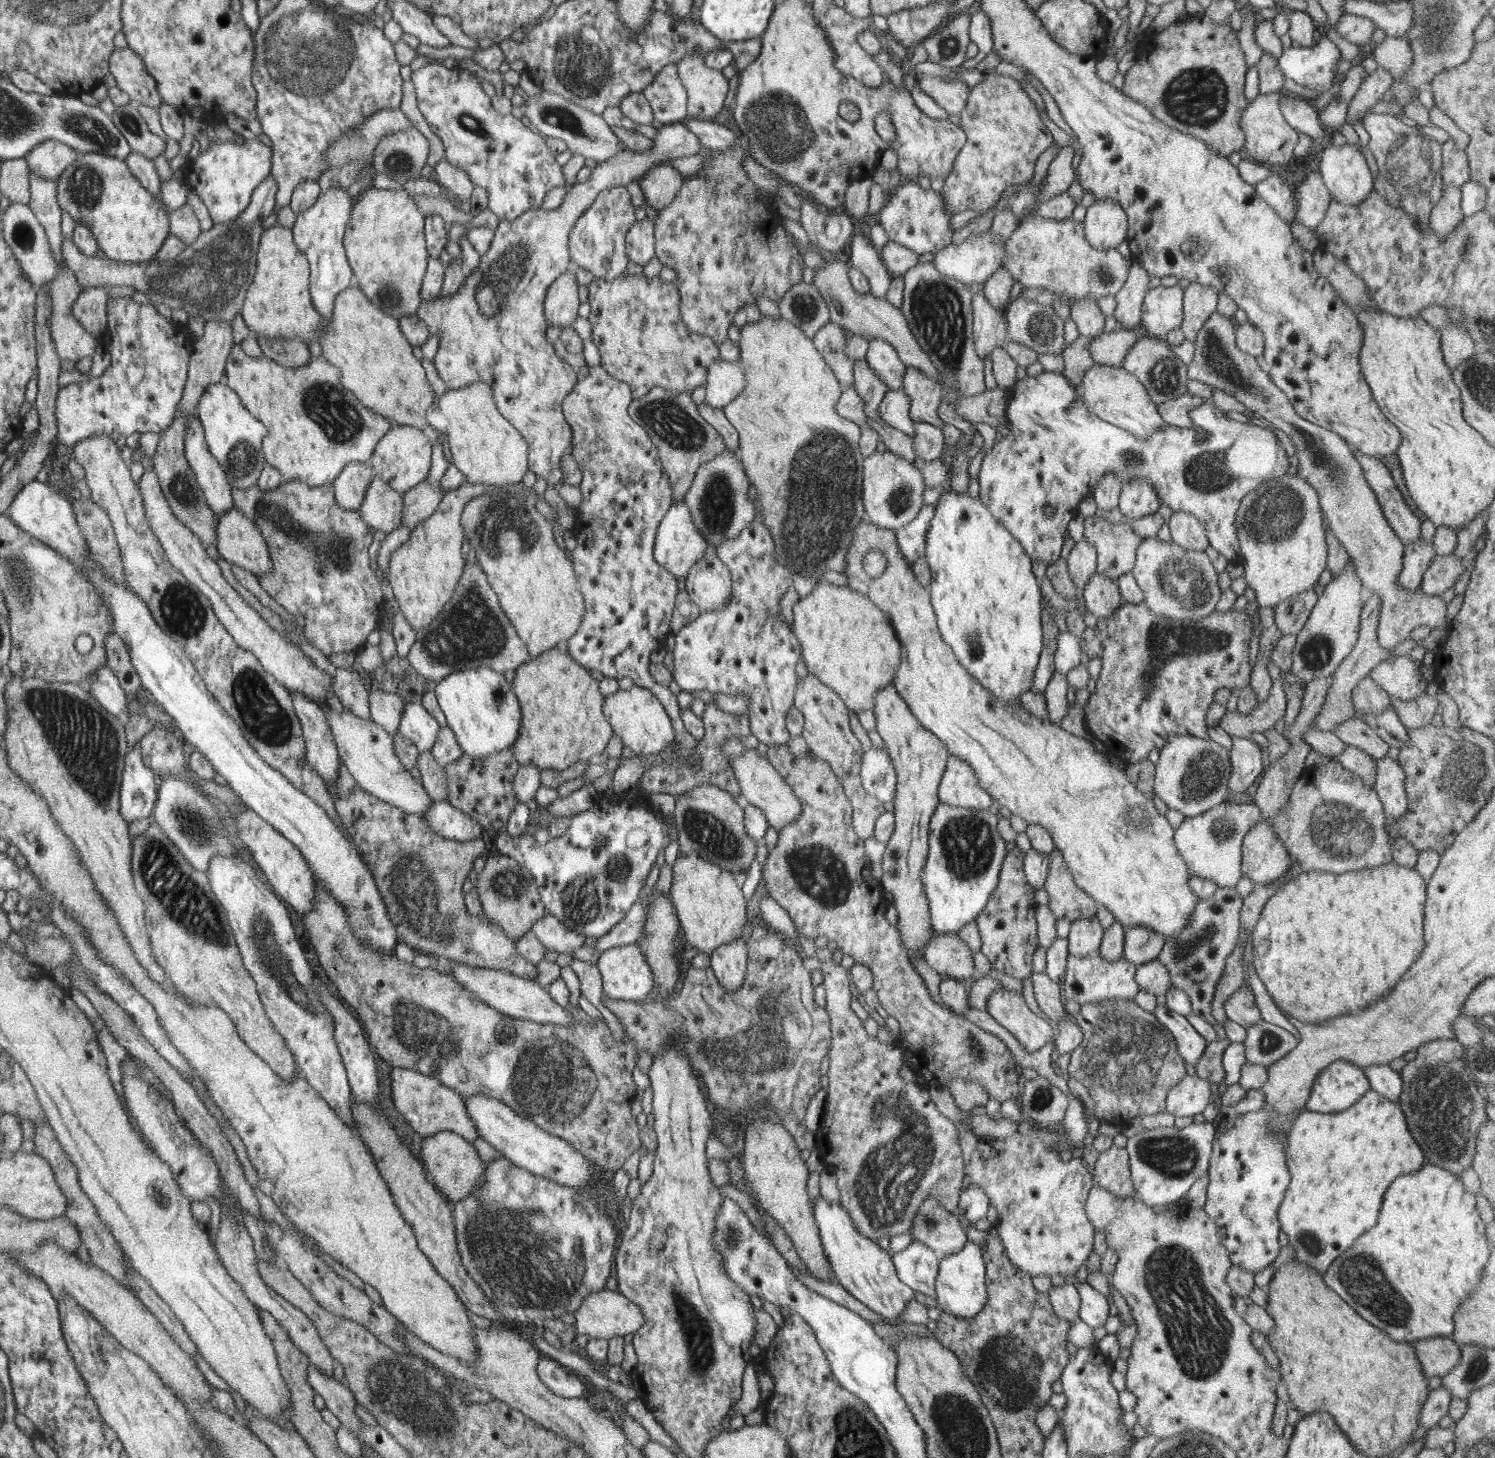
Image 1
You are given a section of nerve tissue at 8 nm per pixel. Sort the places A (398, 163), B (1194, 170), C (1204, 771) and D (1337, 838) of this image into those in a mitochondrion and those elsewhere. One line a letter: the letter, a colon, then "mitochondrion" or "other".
A: mitochondrion
B: other
C: mitochondrion
D: mitochondrion

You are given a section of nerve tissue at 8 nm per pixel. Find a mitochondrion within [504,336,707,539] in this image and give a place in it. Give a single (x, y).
(594, 426)

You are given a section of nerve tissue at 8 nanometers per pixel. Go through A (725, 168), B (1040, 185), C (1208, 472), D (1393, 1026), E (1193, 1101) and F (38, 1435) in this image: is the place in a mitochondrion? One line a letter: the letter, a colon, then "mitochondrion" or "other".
A: mitochondrion
B: other
C: mitochondrion
D: other
E: other
F: other

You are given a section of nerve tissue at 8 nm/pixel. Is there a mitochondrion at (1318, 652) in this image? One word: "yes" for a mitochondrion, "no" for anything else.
yes

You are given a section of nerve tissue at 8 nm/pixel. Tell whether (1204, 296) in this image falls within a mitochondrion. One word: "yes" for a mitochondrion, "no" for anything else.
no

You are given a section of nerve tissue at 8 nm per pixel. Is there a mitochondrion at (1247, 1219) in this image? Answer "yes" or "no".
no

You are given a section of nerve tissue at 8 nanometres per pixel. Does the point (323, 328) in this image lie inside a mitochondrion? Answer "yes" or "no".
no

